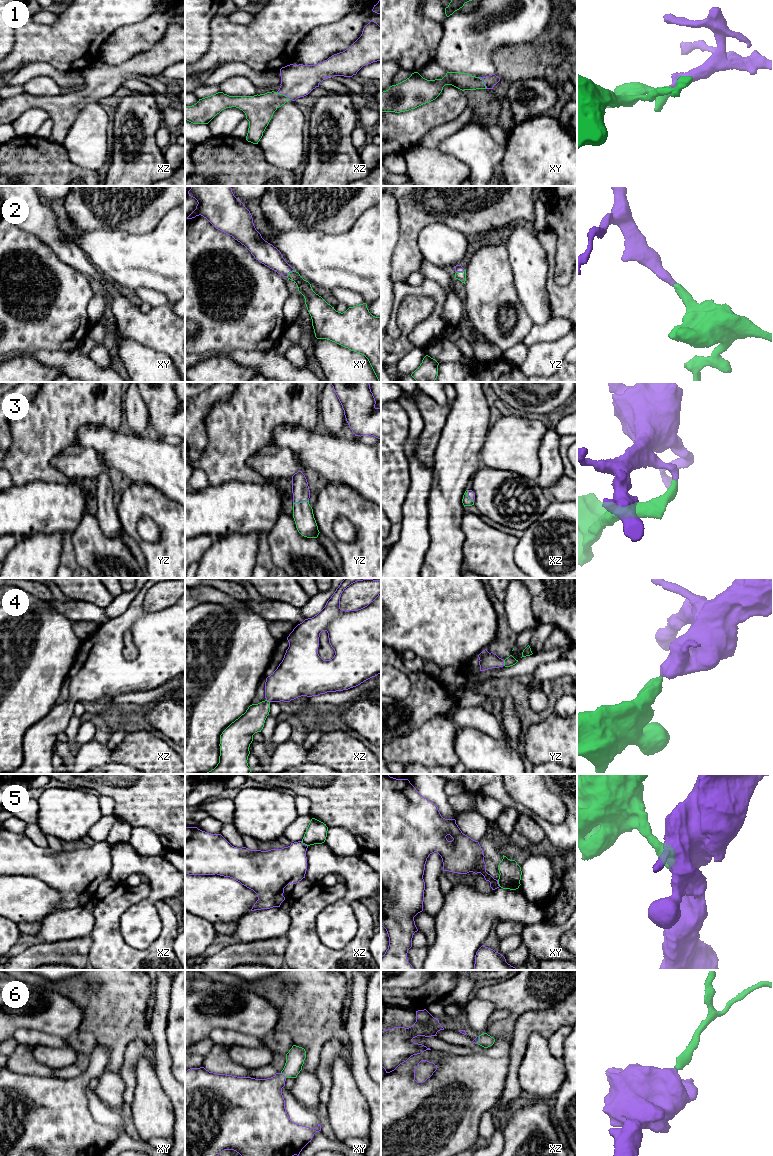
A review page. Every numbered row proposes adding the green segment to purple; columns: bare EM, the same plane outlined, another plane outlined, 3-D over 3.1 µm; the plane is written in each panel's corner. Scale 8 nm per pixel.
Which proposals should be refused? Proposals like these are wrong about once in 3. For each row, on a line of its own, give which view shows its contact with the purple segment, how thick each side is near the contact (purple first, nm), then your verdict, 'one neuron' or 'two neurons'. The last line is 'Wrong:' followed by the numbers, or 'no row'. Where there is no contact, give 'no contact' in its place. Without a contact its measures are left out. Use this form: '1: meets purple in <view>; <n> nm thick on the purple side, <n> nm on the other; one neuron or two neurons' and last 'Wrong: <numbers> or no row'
1: meets purple in xz; 260 nm thick on the purple side, 240 nm on the other; one neuron
2: meets purple in xy; 170 nm thick on the purple side, 110 nm on the other; one neuron
3: meets purple in yz; 140 nm thick on the purple side, 160 nm on the other; one neuron
4: meets purple in yz; 130 nm thick on the purple side, 80 nm on the other; one neuron
5: meets purple in xz; 280 nm thick on the purple side, 170 nm on the other; two neurons
6: meets purple in xy; 320 nm thick on the purple side, 150 nm on the other; one neuron
Wrong: 5

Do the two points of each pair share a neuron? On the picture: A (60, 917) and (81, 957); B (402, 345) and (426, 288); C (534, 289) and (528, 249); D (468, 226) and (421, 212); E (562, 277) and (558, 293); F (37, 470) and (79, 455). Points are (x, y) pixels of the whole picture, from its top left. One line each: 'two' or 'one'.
A: two
B: two
C: one
D: one
E: two
F: two

